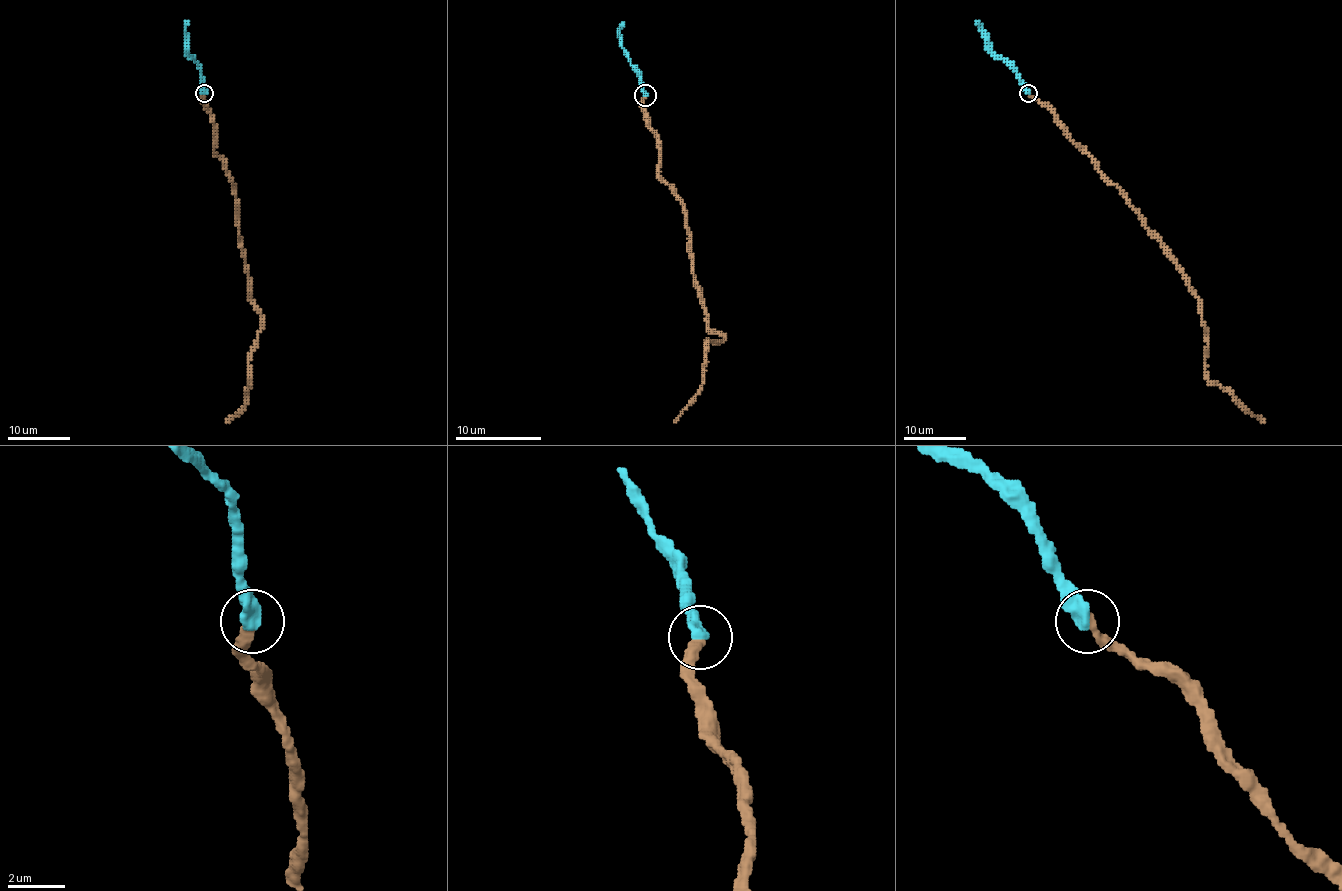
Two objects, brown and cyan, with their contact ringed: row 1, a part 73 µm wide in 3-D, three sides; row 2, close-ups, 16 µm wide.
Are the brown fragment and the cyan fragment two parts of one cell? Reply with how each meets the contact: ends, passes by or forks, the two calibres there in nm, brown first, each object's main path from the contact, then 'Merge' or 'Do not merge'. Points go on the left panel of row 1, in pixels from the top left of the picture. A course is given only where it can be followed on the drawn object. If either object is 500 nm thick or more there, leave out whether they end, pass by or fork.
Thickness 380 nm (brown) against 550 nm. Course of brown: (205, 92), (214, 152), (233, 182), (250, 297), (261, 316), (250, 354), (247, 401), (225, 421). Course of cyan: (205, 92), (202, 69), (187, 53), (186, 33), (189, 22). Merge

